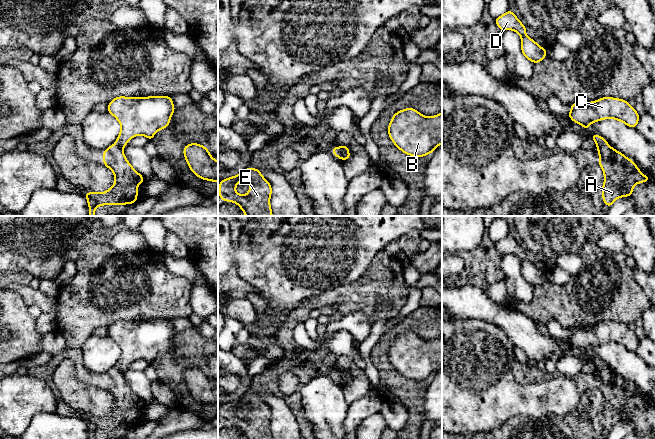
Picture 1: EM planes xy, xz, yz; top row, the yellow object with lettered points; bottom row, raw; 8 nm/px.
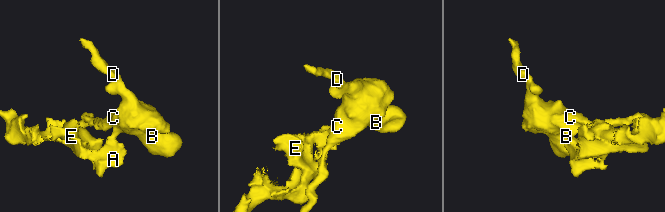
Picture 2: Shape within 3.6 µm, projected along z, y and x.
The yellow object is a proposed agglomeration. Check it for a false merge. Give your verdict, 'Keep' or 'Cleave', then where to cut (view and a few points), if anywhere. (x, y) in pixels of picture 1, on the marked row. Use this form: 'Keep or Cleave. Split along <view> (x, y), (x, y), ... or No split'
Cleave. Split along xz (336, 147), (342, 159)

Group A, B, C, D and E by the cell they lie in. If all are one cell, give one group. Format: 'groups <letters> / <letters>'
groups A E / B C D

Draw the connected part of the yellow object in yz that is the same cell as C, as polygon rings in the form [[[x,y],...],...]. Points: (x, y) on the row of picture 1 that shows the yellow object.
[[[603,97],[592,102],[572,103],[570,106],[572,109],[567,115],[587,131],[591,123],[607,118],[613,118],[628,127],[635,128],[640,118],[628,101],[618,98]]]

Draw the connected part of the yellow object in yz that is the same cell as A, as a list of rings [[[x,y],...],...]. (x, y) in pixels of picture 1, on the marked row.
[[[611,146],[599,147],[597,151],[598,164],[604,173],[602,197],[608,208],[618,198],[632,196],[634,185],[650,181],[649,175],[642,175],[633,160]]]

